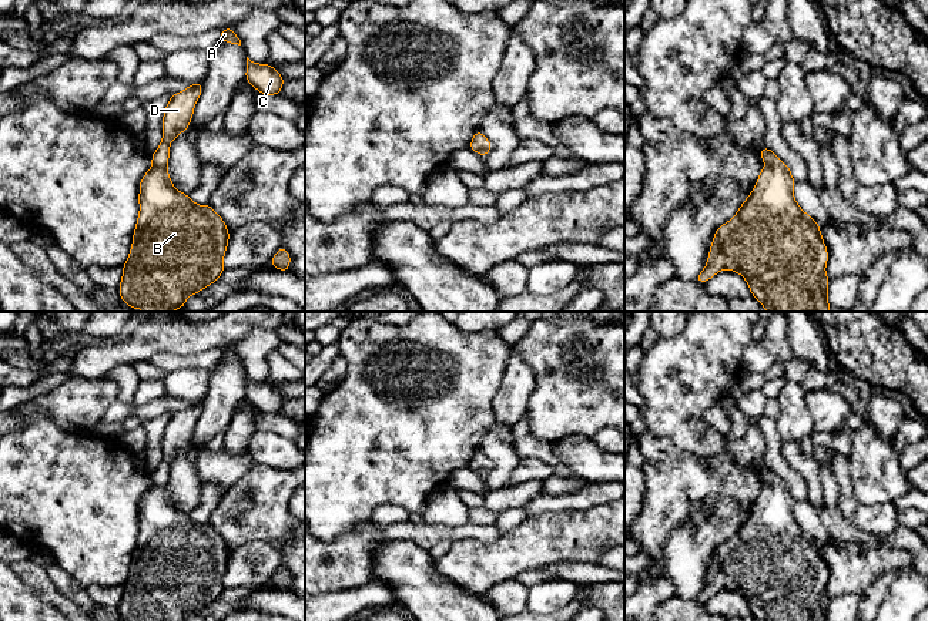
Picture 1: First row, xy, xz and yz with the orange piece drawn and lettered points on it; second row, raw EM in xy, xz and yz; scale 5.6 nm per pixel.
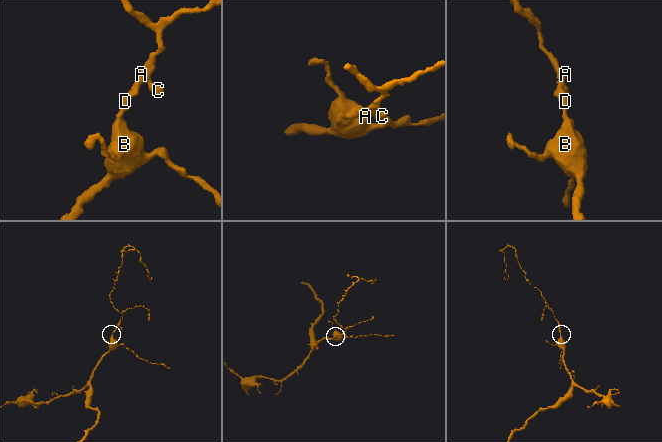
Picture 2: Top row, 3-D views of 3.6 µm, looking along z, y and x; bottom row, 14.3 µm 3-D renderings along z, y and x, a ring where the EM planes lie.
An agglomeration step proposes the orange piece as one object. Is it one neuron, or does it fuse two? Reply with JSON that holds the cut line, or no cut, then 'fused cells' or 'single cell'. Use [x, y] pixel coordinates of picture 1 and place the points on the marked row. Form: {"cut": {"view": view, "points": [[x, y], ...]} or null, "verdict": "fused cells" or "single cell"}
{"cut": null, "verdict": "single cell"}

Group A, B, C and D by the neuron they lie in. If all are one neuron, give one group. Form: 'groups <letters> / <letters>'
groups A B C D

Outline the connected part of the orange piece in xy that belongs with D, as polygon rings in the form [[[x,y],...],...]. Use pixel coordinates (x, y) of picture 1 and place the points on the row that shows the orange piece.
[[[204,83],[190,84],[188,88],[170,95],[170,101],[163,115],[163,141],[153,155],[153,167],[140,181],[138,204],[140,212],[133,234],[130,255],[123,265],[123,278],[118,293],[131,309],[144,309],[144,312],[172,312],[185,308],[185,299],[201,292],[220,279],[225,266],[222,263],[227,252],[230,231],[224,219],[208,205],[197,205],[190,195],[174,188],[168,175],[167,164],[170,160],[170,145],[175,137],[182,134],[191,124],[195,104],[202,93]]]

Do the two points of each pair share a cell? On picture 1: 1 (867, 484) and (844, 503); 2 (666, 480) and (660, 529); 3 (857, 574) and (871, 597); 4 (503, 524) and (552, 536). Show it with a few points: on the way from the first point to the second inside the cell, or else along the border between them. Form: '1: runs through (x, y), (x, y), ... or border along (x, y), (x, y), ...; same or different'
1: border along (848, 462), (853, 493), (858, 503); different
2: runs through (666, 492), (666, 506), (660, 517); same
3: border along (895, 570), (881, 574), (861, 596); different
4: border along (528, 516), (502, 534); different

